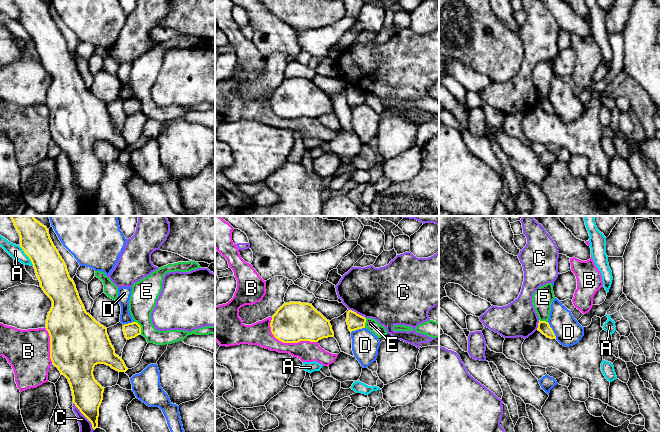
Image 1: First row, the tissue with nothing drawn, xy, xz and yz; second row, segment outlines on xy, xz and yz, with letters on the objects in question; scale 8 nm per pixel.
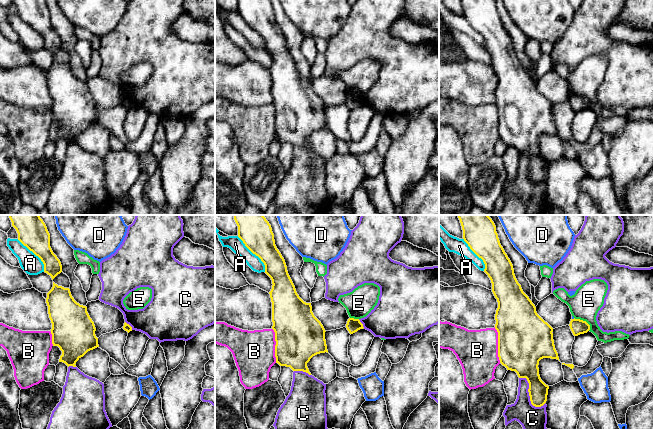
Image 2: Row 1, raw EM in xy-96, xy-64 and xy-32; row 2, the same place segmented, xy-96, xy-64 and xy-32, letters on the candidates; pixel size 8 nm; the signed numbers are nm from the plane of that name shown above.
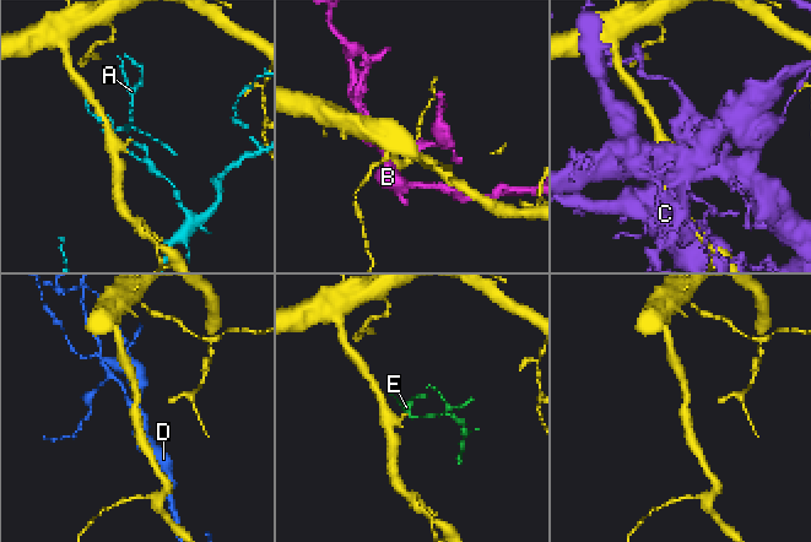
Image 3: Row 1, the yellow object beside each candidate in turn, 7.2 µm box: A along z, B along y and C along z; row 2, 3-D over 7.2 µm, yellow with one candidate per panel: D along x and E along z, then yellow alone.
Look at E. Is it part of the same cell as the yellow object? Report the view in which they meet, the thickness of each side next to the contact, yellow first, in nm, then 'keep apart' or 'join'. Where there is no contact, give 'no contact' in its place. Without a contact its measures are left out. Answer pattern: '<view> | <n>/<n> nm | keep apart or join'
xy | 120/220 nm | keep apart

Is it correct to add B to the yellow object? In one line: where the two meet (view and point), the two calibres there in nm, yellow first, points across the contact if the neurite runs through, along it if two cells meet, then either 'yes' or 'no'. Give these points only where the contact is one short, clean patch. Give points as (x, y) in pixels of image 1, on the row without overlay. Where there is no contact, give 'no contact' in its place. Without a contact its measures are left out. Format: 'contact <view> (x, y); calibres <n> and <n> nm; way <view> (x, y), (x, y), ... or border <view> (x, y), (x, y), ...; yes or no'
contact xz (286, 118); calibres 320 and 190 nm; no

